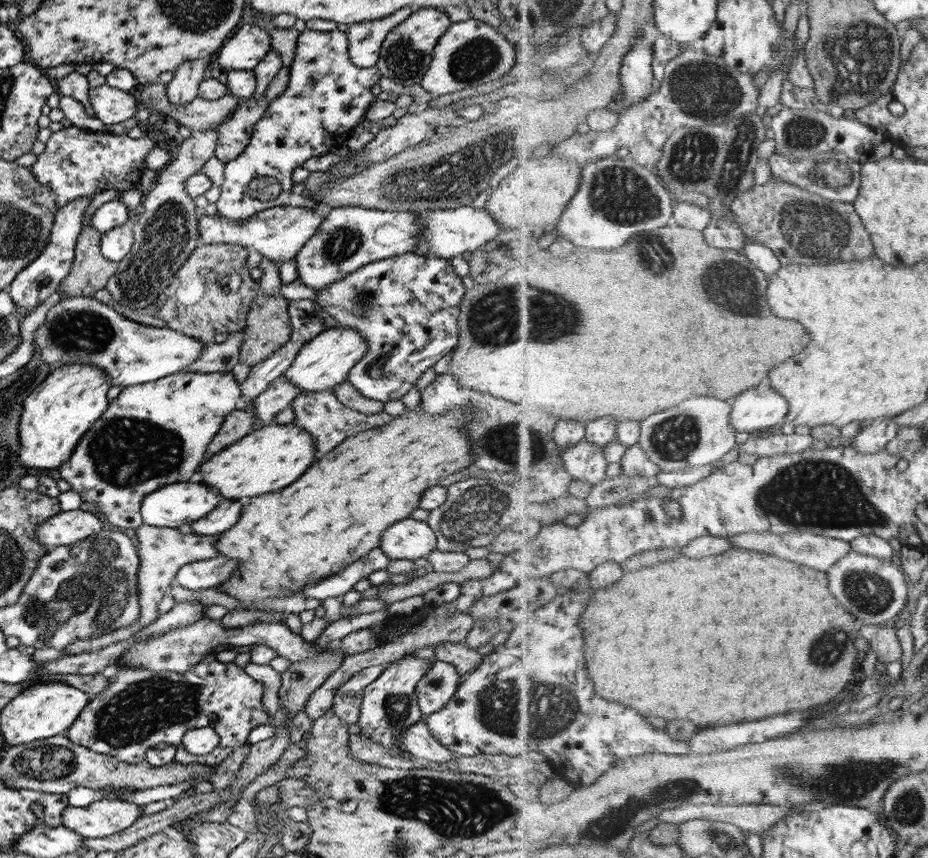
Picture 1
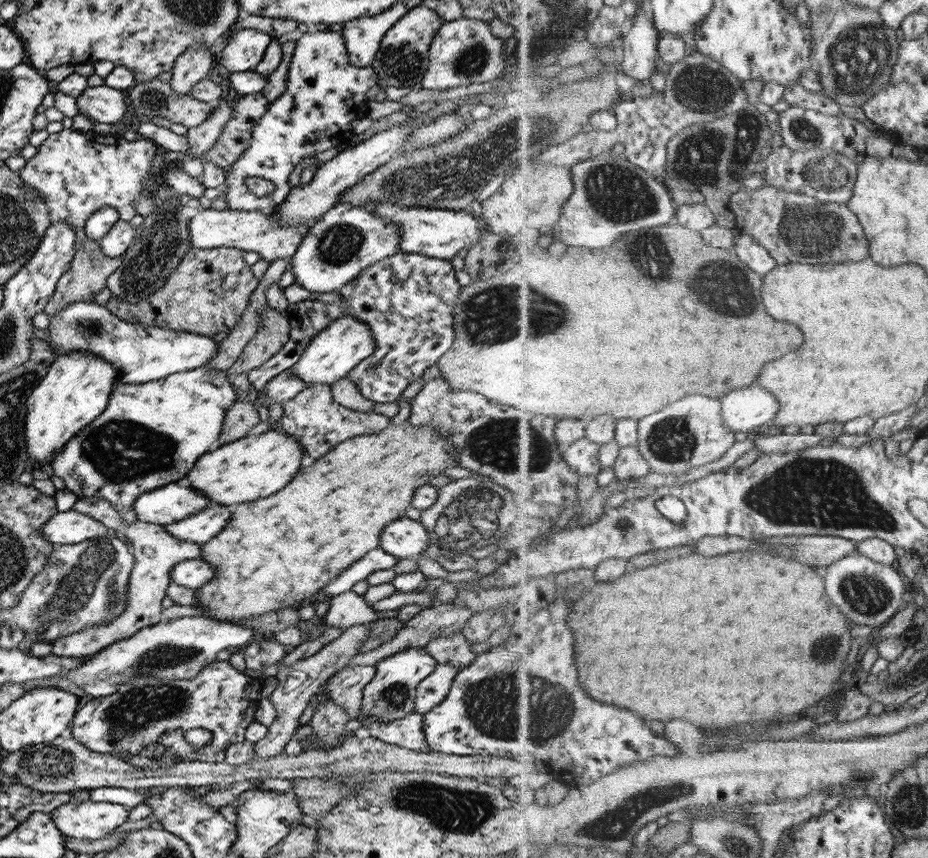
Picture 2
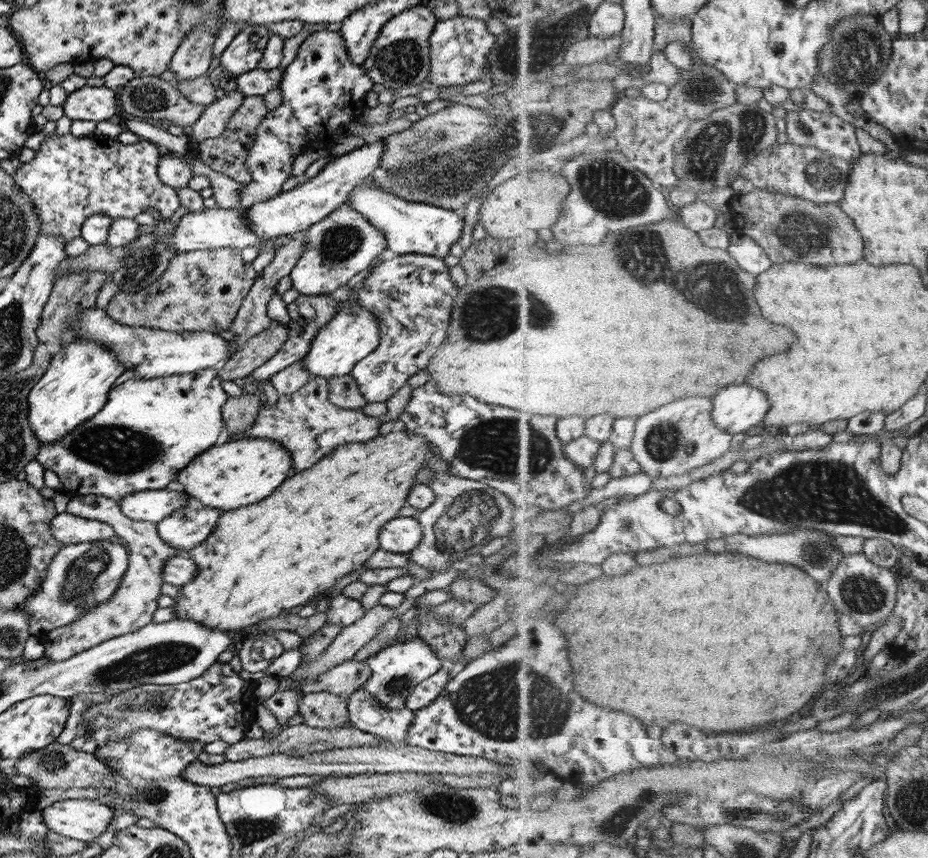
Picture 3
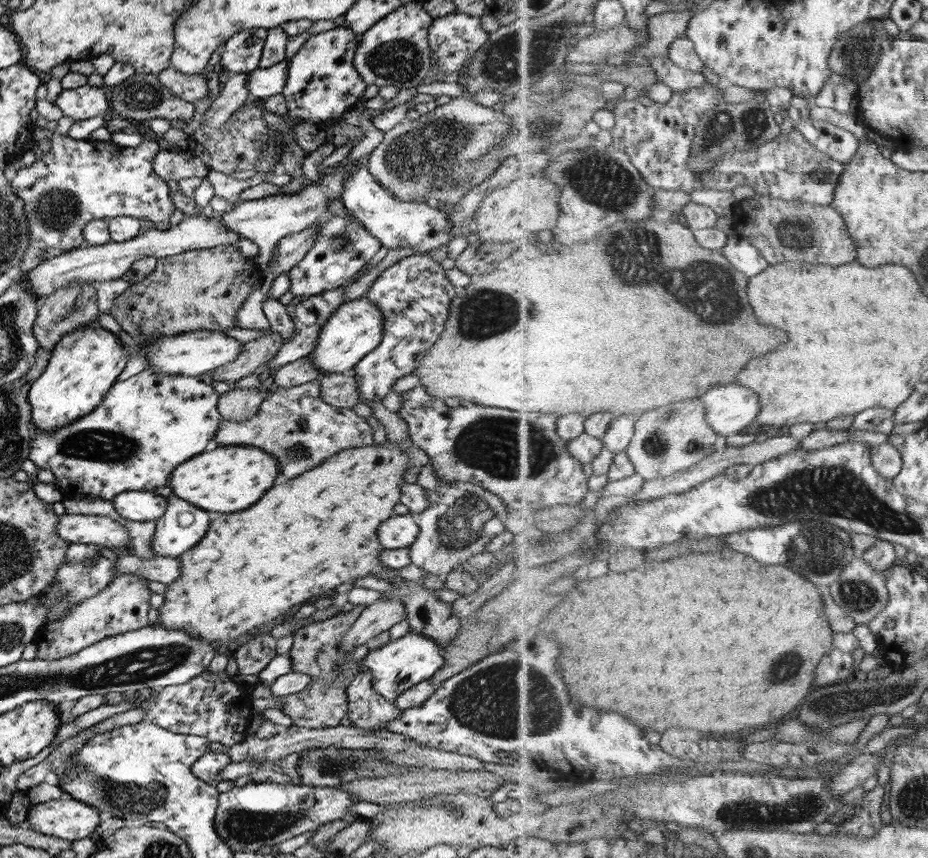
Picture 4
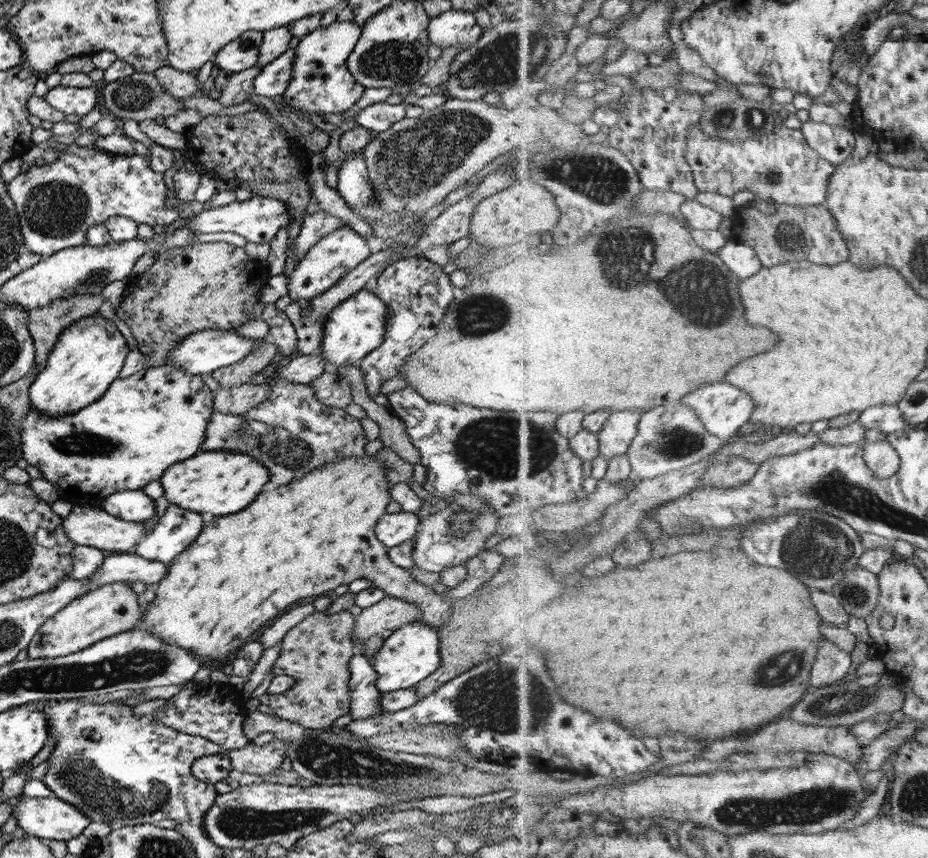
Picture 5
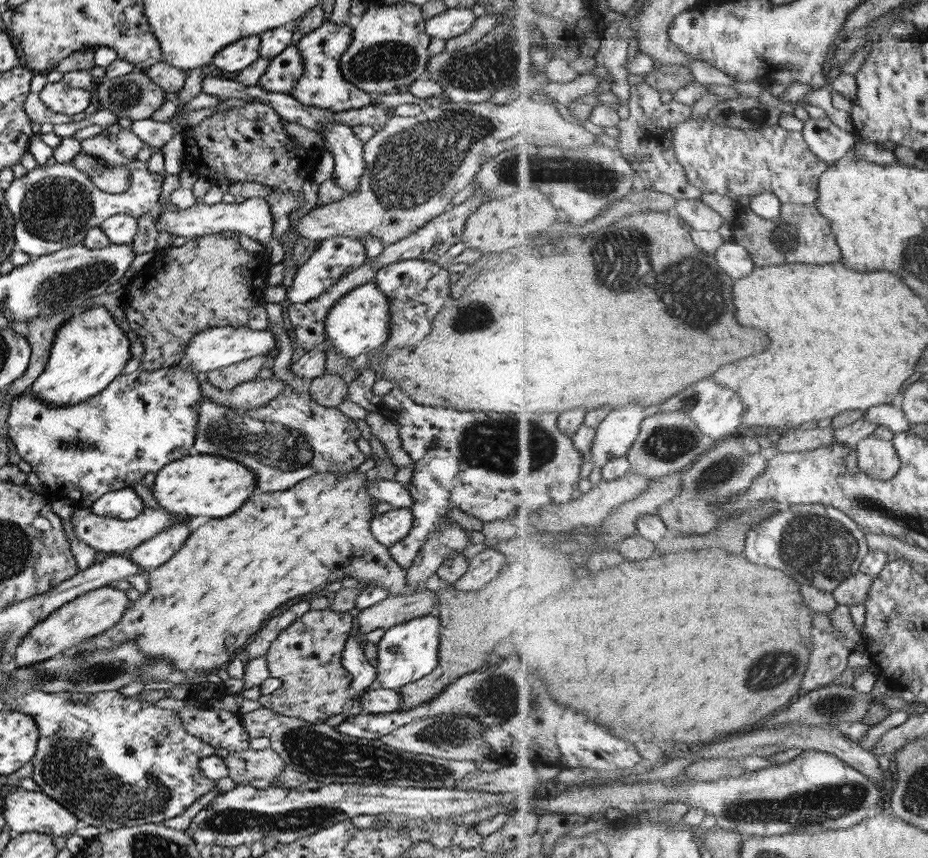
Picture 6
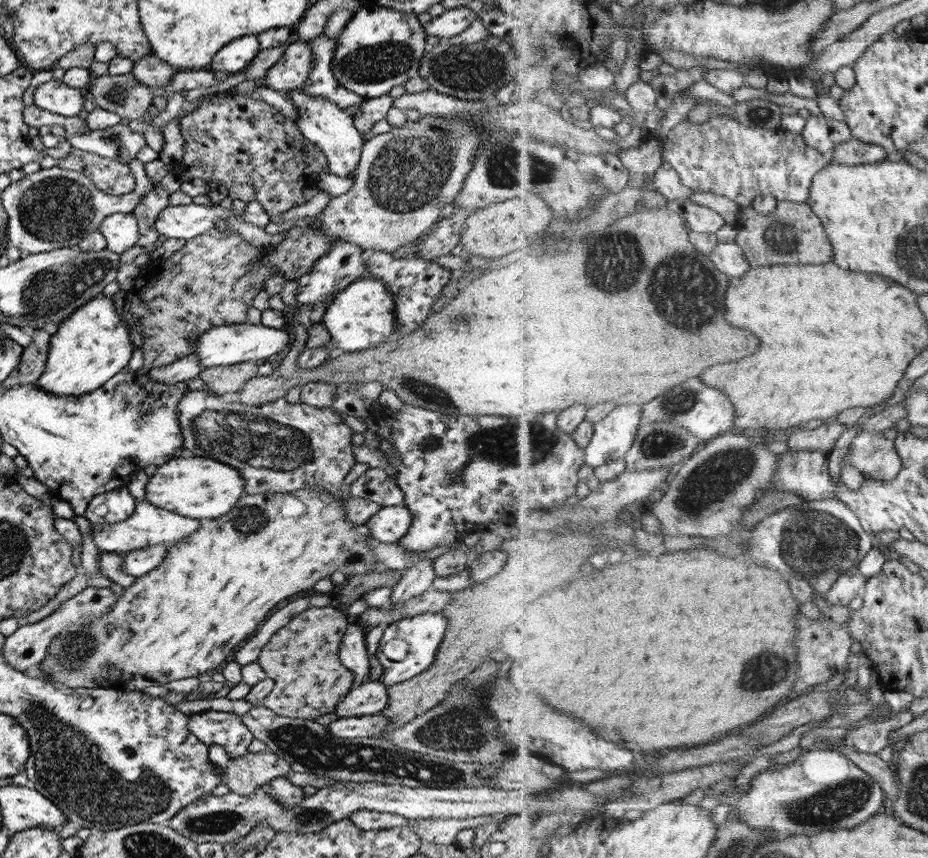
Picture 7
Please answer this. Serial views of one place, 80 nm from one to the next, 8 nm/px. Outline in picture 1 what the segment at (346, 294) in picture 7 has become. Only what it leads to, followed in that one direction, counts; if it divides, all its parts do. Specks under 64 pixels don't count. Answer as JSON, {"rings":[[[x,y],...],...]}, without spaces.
{"rings":[[[353,328],[324,329],[300,348],[283,376],[296,386],[300,393],[331,391],[346,380],[349,369],[363,358],[367,344]]]}

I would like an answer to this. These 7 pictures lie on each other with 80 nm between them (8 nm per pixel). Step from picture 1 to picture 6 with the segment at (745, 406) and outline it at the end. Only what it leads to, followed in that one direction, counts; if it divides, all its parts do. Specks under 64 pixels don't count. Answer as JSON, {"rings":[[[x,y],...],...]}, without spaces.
{"rings":[[[699,380],[685,392],[679,392],[677,396],[669,398],[660,406],[662,412],[677,412],[684,410],[697,426],[700,426],[701,432],[713,439],[720,440],[723,437],[736,435],[737,428],[742,426],[745,407],[739,394],[729,390],[727,386],[721,386],[713,380]]]}

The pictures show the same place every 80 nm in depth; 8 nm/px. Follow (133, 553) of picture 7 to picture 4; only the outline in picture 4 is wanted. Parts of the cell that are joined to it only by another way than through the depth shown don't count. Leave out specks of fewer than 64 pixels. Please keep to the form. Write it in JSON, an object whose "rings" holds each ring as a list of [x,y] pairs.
{"rings":[[[172,494],[166,501],[166,509],[155,521],[150,548],[157,556],[175,558],[199,542],[212,515]]]}

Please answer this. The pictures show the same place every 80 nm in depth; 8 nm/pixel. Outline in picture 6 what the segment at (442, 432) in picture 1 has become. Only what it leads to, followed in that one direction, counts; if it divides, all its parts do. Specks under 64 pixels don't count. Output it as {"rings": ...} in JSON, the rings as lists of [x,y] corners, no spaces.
{"rings":[[[356,468],[349,471],[347,475],[339,475],[339,473],[319,473],[315,474],[309,479],[305,479],[291,488],[286,488],[281,491],[271,492],[253,492],[242,503],[235,512],[223,518],[211,518],[207,522],[201,524],[186,538],[183,544],[172,554],[162,565],[156,566],[148,572],[146,583],[147,589],[143,593],[139,593],[139,597],[135,601],[130,601],[120,619],[108,629],[103,632],[88,638],[86,641],[80,642],[76,647],[68,648],[62,652],[62,656],[74,656],[74,654],[88,654],[100,648],[114,648],[126,640],[132,640],[136,644],[136,648],[150,658],[164,658],[168,660],[177,671],[183,673],[194,671],[197,674],[206,674],[211,670],[223,664],[223,662],[230,661],[231,654],[245,644],[245,640],[255,634],[263,625],[263,622],[269,620],[273,610],[279,608],[281,604],[285,604],[291,598],[309,594],[322,590],[325,584],[333,582],[334,580],[341,580],[341,578],[352,578],[358,580],[368,580],[375,582],[375,586],[386,588],[390,595],[411,594],[419,591],[409,587],[406,584],[405,571],[399,568],[399,565],[390,557],[387,547],[379,544],[370,533],[369,523],[375,516],[372,512],[374,504],[378,500],[374,500],[366,493],[367,475],[357,474]]]}

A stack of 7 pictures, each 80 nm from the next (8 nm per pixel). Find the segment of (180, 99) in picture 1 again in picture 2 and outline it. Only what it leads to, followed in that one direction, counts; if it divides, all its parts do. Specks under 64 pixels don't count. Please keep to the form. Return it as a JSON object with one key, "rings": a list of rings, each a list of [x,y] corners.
{"rings":[[[203,43],[192,44],[175,57],[168,83],[175,94],[188,95],[191,87],[208,76],[216,61],[215,50]]]}

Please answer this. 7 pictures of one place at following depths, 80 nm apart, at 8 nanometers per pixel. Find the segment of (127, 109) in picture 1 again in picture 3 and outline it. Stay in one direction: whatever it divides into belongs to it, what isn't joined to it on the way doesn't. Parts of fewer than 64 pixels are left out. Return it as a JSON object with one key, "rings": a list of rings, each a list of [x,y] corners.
{"rings":[[[88,85],[69,93],[63,101],[62,111],[71,120],[106,120],[115,114],[116,96],[112,89],[103,85]]]}

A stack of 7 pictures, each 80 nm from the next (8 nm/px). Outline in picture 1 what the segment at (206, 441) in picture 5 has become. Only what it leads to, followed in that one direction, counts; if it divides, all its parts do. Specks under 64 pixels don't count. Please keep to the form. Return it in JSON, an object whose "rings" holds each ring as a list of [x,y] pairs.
{"rings":[[[332,391],[299,393],[291,402],[293,412],[292,424],[306,430],[314,442],[314,453],[318,459],[323,453],[335,448],[343,439],[353,436],[358,432],[371,430],[387,424],[392,416],[379,411],[372,415],[364,415],[353,409],[343,406]]]}

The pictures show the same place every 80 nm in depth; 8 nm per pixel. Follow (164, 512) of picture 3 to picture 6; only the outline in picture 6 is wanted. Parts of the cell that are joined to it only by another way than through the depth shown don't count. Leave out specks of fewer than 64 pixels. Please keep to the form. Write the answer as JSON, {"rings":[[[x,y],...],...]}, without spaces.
{"rings":[[[132,488],[106,492],[87,508],[97,516],[109,516],[119,520],[135,518],[143,508],[141,499]]]}

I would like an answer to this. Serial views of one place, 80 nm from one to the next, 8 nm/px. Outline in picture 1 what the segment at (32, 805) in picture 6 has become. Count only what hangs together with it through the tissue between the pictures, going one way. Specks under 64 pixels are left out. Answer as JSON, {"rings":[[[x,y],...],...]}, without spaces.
{"rings":[[[103,799],[85,807],[67,806],[61,825],[82,838],[103,838],[130,827],[141,818],[141,807],[122,800]]]}

